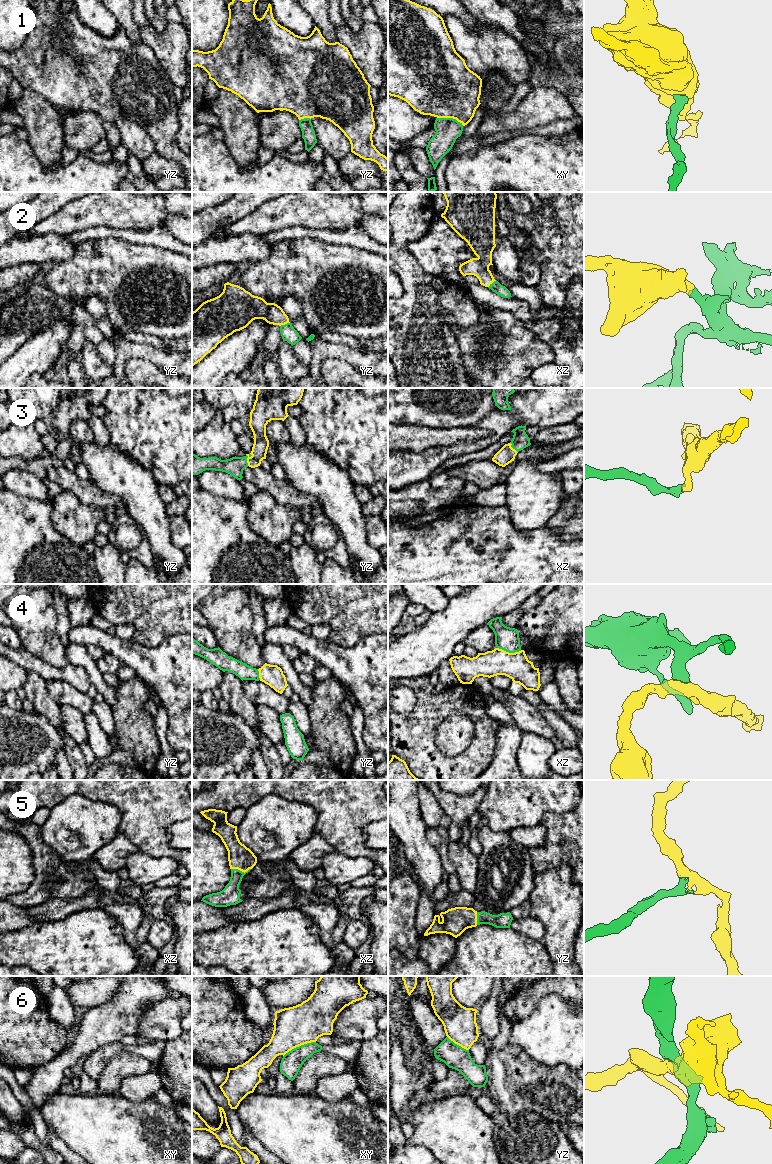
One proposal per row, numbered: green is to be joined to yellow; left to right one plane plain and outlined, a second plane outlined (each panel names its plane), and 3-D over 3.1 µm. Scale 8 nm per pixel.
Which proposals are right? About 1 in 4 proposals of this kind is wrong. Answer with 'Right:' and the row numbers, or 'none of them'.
Right: 1, 2, 3, 4, 5

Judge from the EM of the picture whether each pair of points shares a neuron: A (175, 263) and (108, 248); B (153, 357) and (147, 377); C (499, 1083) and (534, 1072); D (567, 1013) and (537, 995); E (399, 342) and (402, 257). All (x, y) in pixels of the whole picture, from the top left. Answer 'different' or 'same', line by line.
A: same
B: different
C: same
D: different
E: same

